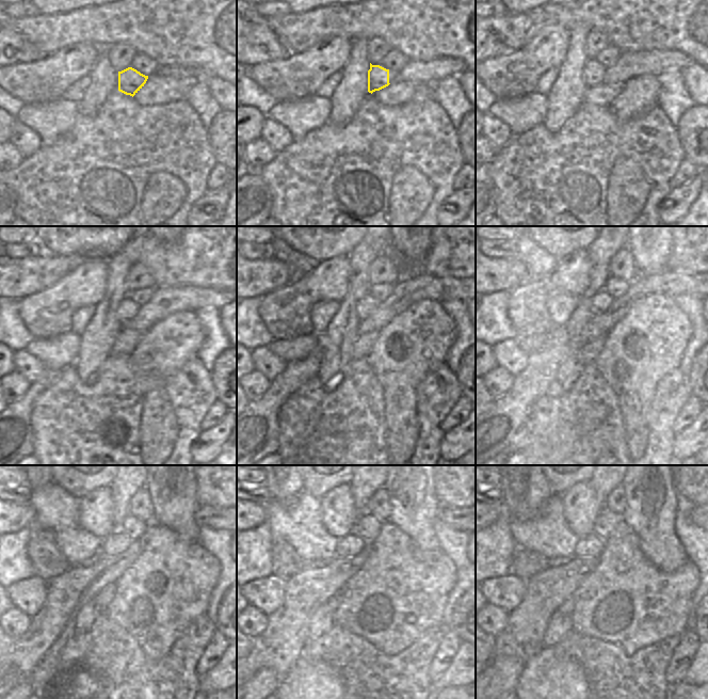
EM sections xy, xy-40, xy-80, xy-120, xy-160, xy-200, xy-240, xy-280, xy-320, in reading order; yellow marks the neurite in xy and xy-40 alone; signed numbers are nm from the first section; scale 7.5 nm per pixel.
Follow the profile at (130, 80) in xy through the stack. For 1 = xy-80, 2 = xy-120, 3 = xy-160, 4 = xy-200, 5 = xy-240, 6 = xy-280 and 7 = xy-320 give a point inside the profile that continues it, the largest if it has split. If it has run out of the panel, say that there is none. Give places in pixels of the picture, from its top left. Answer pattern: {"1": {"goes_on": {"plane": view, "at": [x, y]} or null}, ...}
{"1": {"goes_on": {"plane": "xy-80", "at": [605, 72]}}, "2": {"goes_on": {"plane": "xy-120", "at": [128, 308]}}, "3": {"goes_on": {"plane": "xy-160", "at": [366, 305]}}, "4": {"goes_on": {"plane": "xy-200", "at": [599, 302]}}, "5": {"goes_on": {"plane": "xy-240", "at": [115, 543]}}, "6": {"goes_on": {"plane": "xy-280", "at": [350, 545]}}, "7": {"goes_on": {"plane": "xy-320", "at": [590, 545]}}}

